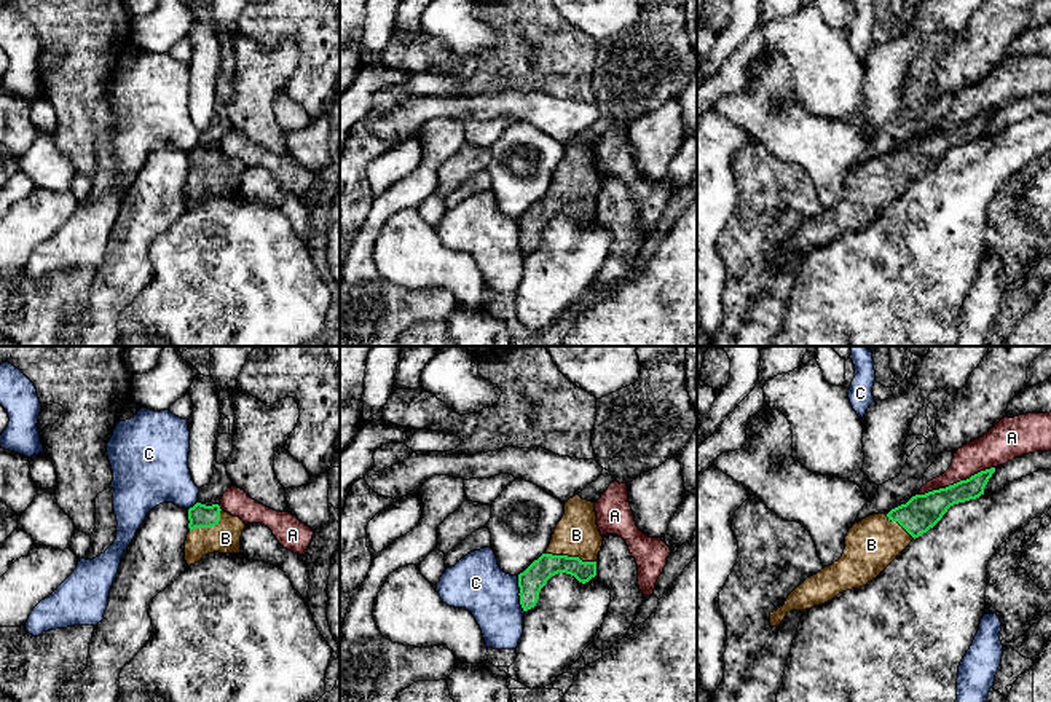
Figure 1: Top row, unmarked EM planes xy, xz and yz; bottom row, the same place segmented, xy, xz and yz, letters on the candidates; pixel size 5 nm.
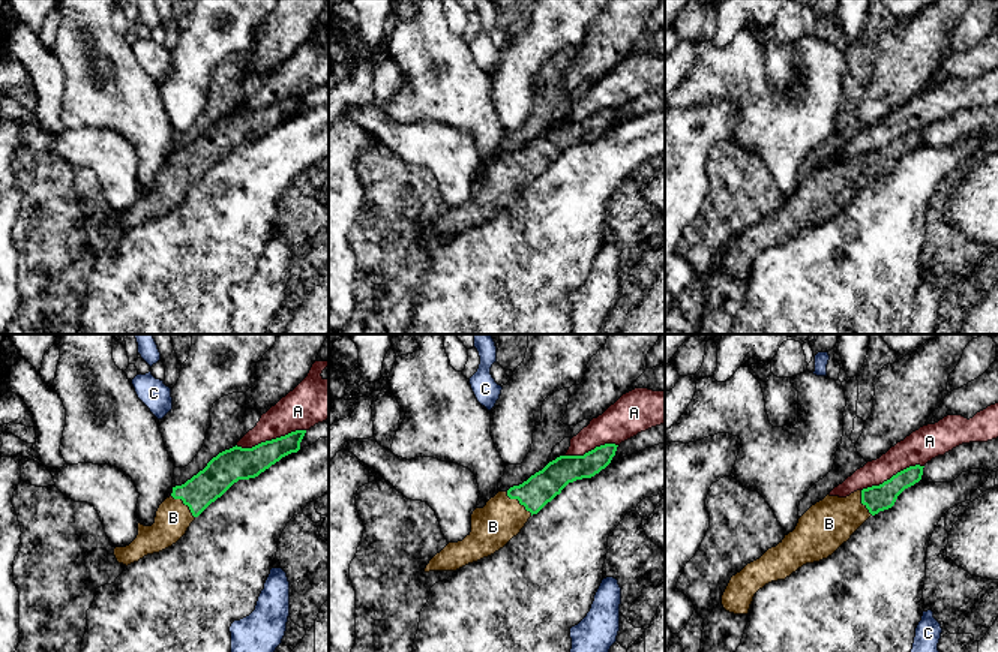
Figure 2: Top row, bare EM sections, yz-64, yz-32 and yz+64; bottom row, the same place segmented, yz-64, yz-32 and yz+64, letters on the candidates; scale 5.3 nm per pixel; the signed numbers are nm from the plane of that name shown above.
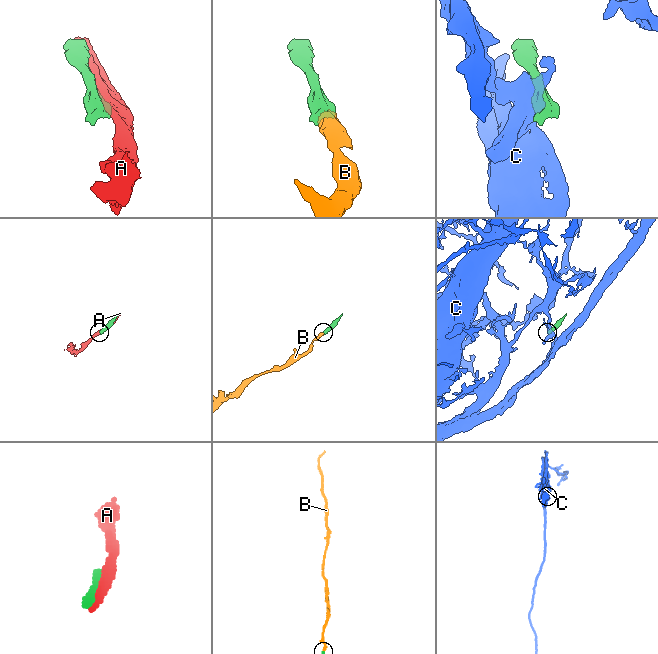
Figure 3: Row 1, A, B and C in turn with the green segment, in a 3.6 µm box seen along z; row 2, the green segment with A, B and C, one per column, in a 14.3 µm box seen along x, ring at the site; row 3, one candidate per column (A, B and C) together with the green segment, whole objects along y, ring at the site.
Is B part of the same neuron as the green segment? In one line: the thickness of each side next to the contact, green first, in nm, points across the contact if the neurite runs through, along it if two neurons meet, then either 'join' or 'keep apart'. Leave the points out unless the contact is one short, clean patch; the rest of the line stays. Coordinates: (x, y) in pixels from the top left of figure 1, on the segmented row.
120/220 nm | across xz (539, 571), (558, 557), (571, 557), (576, 535) | join

